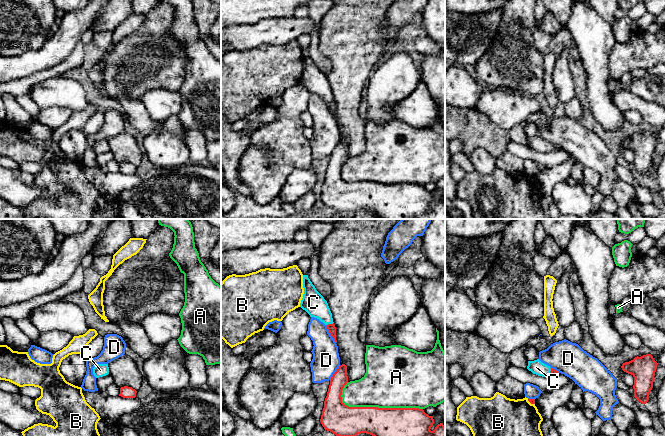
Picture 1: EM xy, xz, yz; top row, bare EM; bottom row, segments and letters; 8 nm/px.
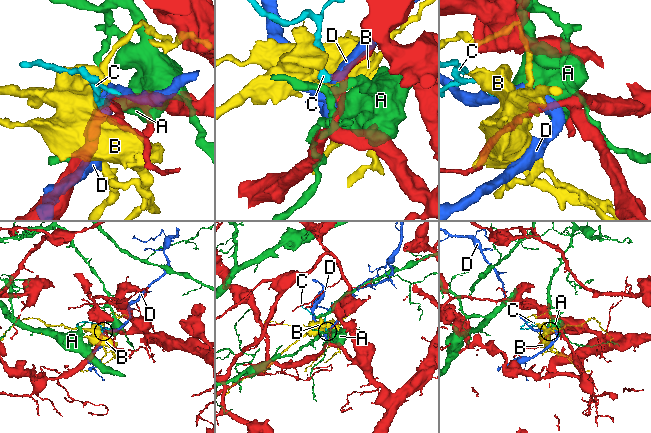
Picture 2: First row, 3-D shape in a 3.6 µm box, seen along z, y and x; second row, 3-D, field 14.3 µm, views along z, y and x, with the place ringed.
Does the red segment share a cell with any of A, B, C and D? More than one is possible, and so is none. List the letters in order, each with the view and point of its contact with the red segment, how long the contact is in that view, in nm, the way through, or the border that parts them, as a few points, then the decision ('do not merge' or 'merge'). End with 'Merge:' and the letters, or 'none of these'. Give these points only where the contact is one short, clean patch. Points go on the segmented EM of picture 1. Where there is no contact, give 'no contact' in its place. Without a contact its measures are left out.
A: contact xz (377, 407); length 650 nm; do not merge
B: contact yz (531, 403); length 80 nm; do not merge
C: contact xz (329, 324); length 70 nm; way xz (331, 328), (329, 324), (324, 314), (313, 302); merge
D: contact xz (330, 334); length 170 nm; do not merge
Merge: C

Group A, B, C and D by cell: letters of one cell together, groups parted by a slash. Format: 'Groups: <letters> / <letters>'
Groups: A / B / C / D

